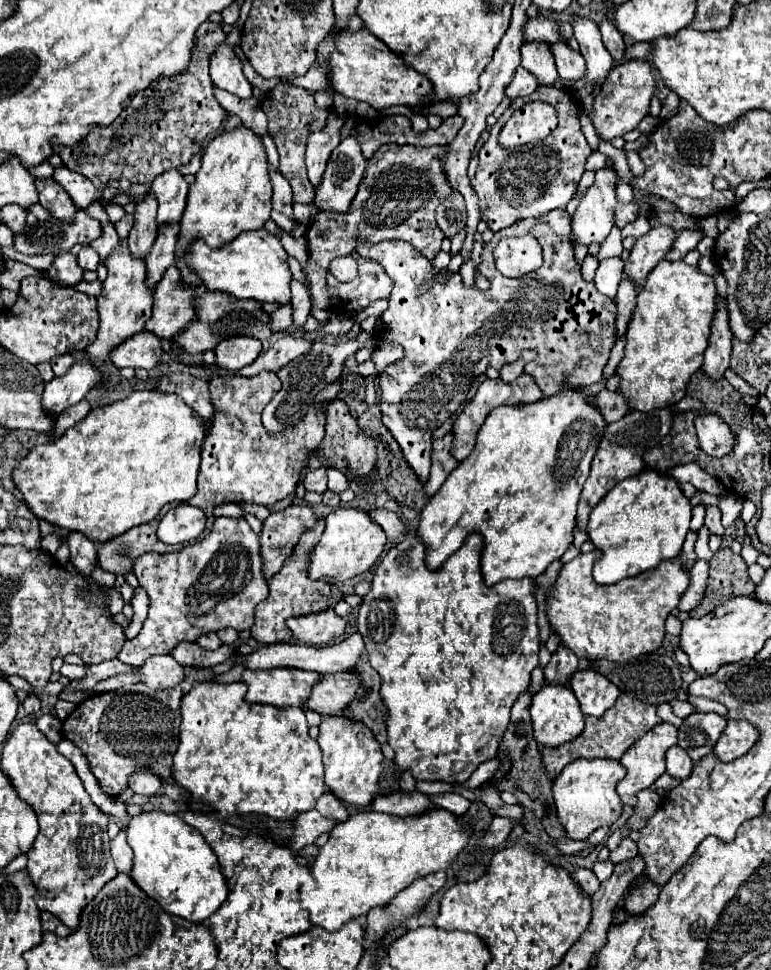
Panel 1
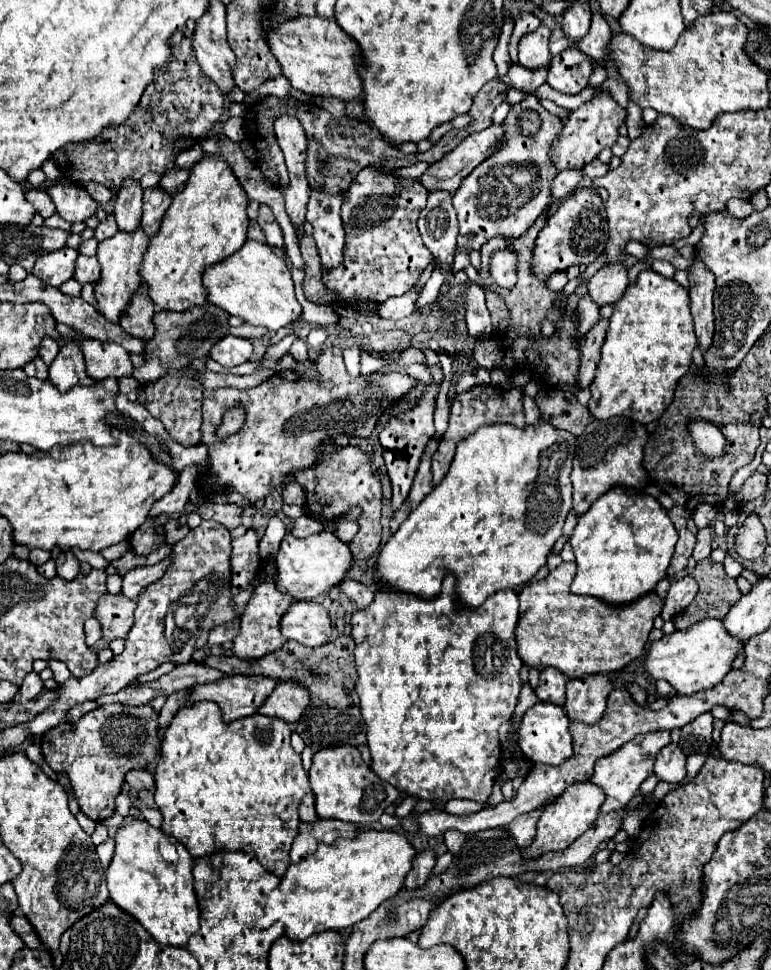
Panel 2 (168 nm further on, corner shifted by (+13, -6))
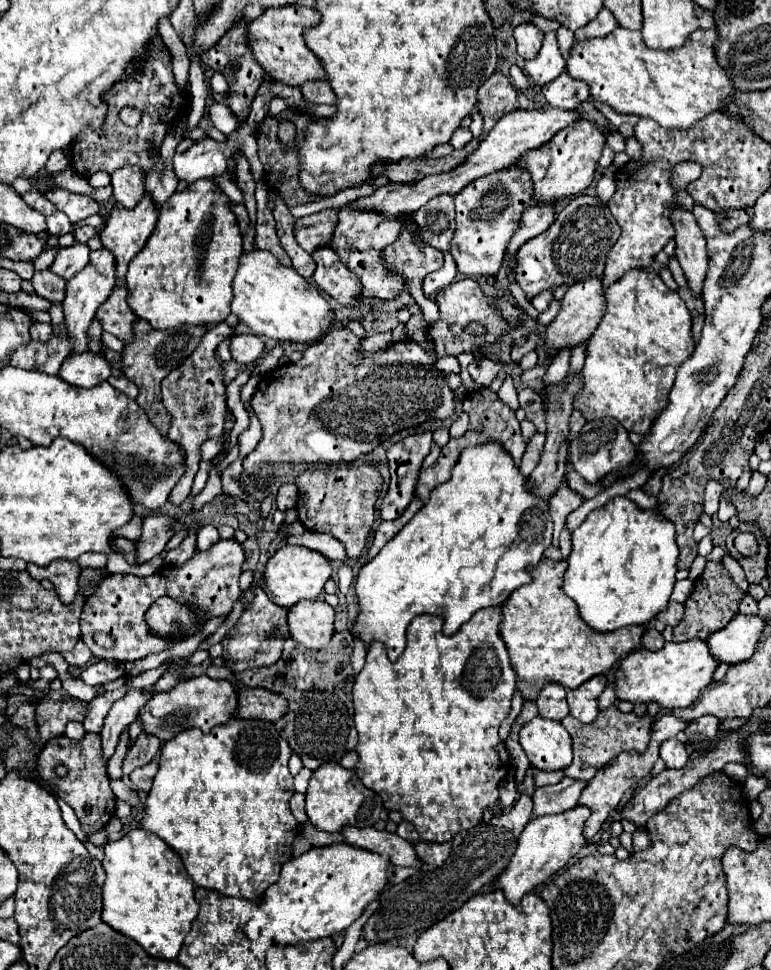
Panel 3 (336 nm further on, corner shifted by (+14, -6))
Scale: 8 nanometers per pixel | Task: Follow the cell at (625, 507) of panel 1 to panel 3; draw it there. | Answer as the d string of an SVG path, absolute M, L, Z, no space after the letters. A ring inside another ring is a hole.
M616 496L602 508L590 512L572 532L572 554L568 556L562 590L578 604L582 620L598 632L610 632L630 624L646 624L668 604L676 582L676 562L678 546L674 524L656 510L642 510L626 496Z

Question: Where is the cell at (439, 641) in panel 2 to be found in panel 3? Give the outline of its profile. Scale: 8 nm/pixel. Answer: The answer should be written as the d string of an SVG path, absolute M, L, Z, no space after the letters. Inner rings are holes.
M502 606L500 608L482 608L480 612L474 612L472 618L460 626L460 630L454 636L442 634L442 618L434 614L420 614L416 616L406 630L406 650L400 656L400 670L396 670L396 664L388 660L386 648L380 642L372 642L366 652L366 664L356 676L354 682L354 724L358 730L358 764L354 766L354 772L362 780L362 784L374 792L378 792L384 800L384 808L398 810L404 820L412 822L420 834L420 838L428 842L450 842L454 834L460 830L468 830L482 822L482 810L492 808L494 814L500 812L498 806L498 782L506 776L510 768L510 754L504 746L504 742L498 736L500 724L510 714L510 700L516 690L516 672L512 672L510 660L508 660L508 648L504 648L504 640L500 640L500 620L502 620Z

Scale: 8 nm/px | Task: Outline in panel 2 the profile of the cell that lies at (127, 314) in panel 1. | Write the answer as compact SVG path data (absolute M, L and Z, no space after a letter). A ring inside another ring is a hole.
M141 226L135 232L117 232L113 238L99 242L97 258L101 264L101 278L95 284L95 296L97 296L99 312L115 324L117 324L117 316L121 316L121 312L125 310L125 302L129 302L129 296L141 284L139 264L143 260L147 242L149 242L149 238Z

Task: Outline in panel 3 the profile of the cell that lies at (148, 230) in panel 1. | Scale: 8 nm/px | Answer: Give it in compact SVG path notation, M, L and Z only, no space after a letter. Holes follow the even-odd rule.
M124 166L112 174L112 188L116 204L124 208L136 208L144 196L144 170L134 166Z

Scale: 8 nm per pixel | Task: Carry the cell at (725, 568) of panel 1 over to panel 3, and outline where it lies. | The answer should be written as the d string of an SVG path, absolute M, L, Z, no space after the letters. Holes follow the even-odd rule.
M706 562L702 576L694 582L694 592L684 602L684 618L678 626L674 626L674 642L684 642L690 638L706 640L710 634L724 628L738 612L738 602L742 596L744 592L734 584L720 562Z

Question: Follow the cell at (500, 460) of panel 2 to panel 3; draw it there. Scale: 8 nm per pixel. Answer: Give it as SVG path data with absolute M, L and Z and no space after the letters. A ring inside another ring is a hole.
M500 444L468 446L452 468L452 478L436 486L430 500L414 514L414 518L362 566L356 580L360 616L350 632L360 636L366 646L372 640L384 642L392 662L404 652L406 626L418 614L442 616L444 632L454 634L476 610L504 604L512 590L532 580L530 568L540 562L544 550L552 544L552 526L550 500L540 500L540 496L528 492L528 478Z

